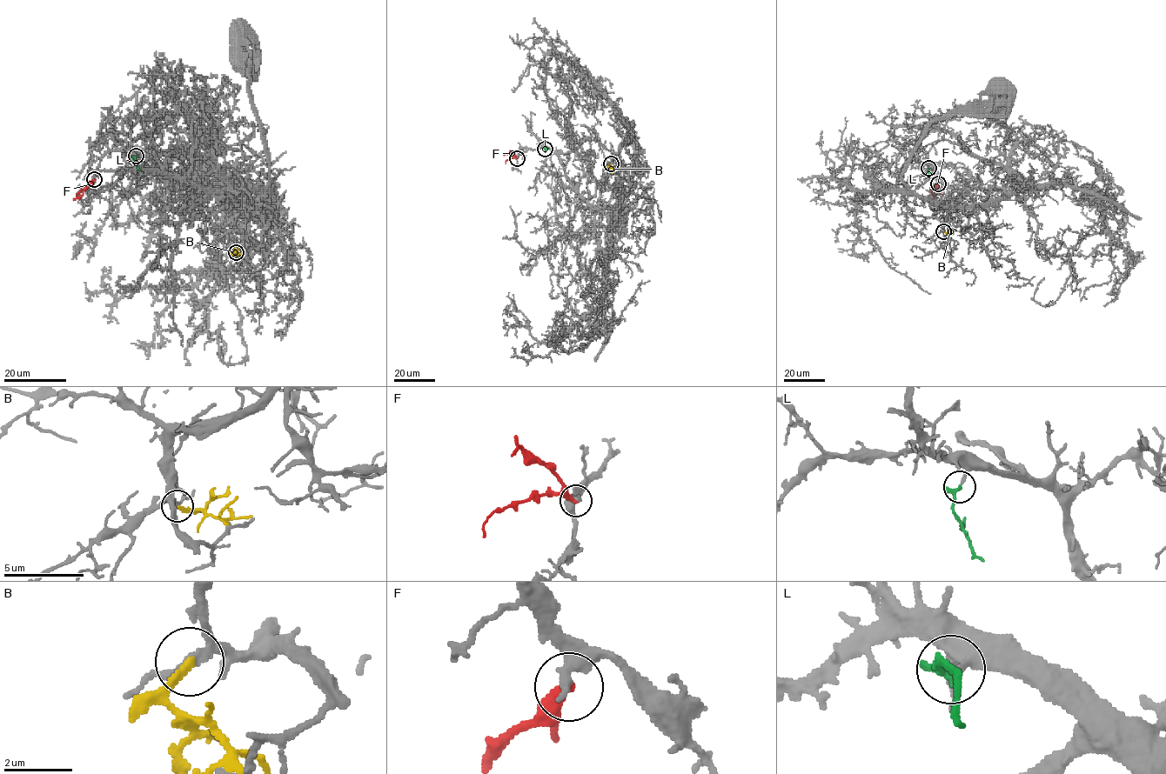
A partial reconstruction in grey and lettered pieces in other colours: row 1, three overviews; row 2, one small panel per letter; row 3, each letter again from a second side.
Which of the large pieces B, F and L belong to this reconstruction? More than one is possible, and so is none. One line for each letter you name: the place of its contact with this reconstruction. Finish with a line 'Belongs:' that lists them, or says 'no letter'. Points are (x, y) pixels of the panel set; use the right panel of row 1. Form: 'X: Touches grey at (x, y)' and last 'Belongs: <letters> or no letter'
L: Touches grey at (928, 168)
Belongs: L

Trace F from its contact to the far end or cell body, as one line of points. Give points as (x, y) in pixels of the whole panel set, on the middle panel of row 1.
F: (517, 158), (510, 151), (503, 155)

